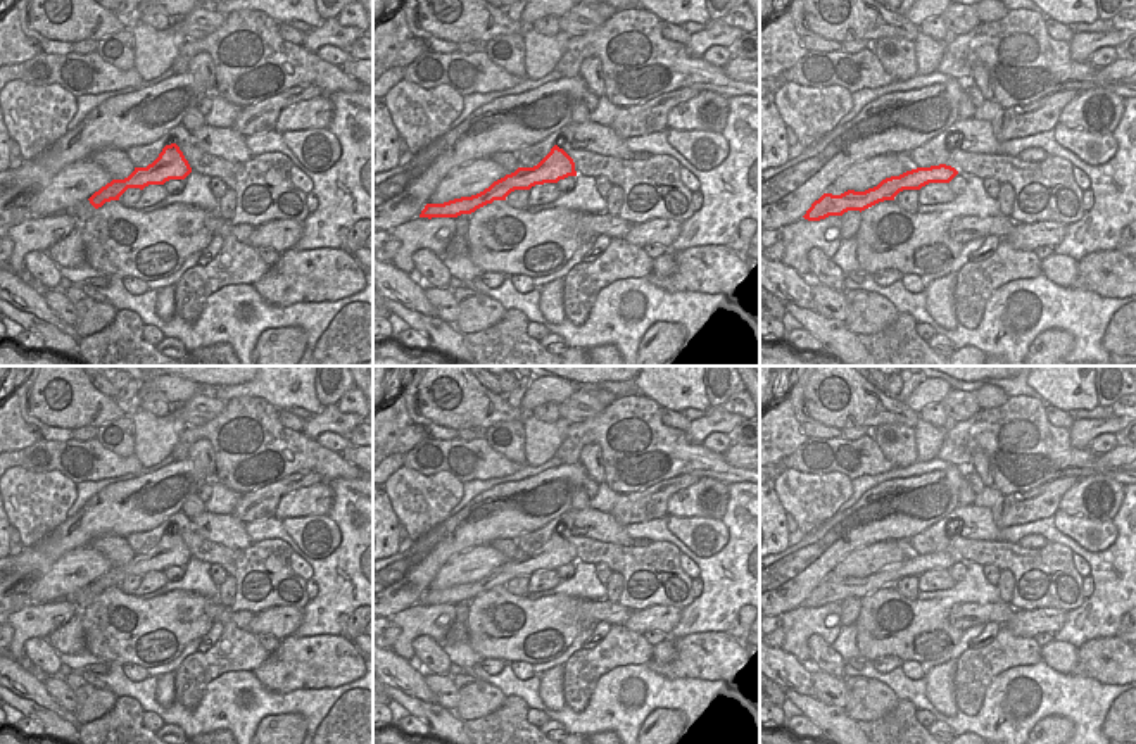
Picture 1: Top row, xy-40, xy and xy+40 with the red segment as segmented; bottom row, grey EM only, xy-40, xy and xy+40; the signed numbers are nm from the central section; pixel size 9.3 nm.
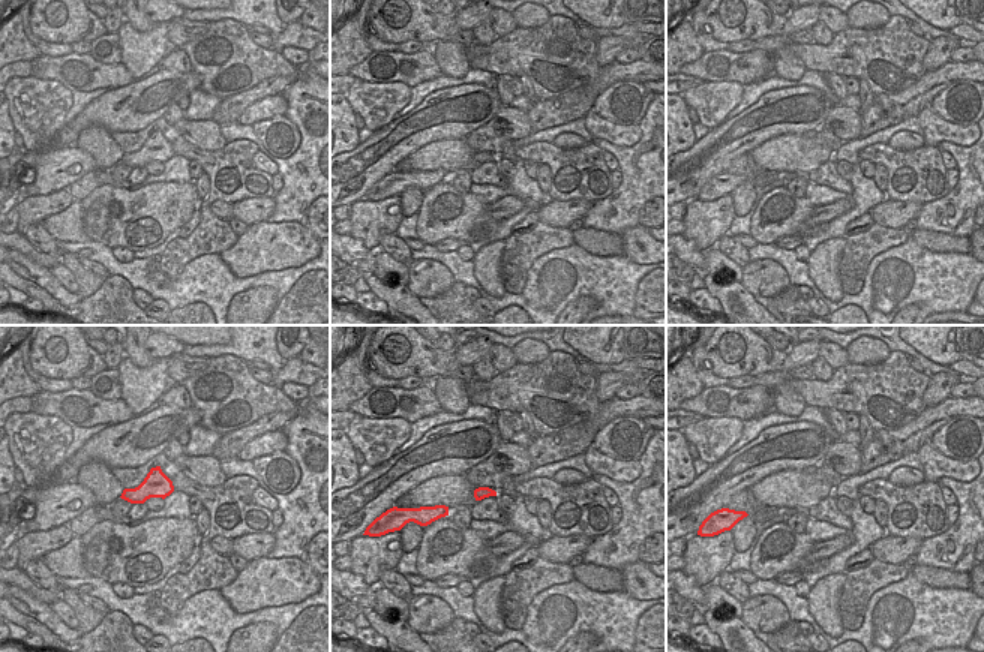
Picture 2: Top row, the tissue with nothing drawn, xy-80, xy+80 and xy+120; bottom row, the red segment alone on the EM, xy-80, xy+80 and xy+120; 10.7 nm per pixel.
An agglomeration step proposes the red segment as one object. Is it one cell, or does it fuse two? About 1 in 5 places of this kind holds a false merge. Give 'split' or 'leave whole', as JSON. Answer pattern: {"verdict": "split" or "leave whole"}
{"verdict": "leave whole"}

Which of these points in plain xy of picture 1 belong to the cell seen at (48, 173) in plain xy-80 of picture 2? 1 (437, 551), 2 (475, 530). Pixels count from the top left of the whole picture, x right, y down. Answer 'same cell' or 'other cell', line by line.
1: other cell
2: other cell

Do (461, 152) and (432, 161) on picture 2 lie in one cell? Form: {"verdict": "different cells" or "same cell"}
{"verdict": "same cell"}

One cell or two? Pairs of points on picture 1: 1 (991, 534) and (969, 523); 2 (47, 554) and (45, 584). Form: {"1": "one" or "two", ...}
{"1": "one", "2": "two"}

